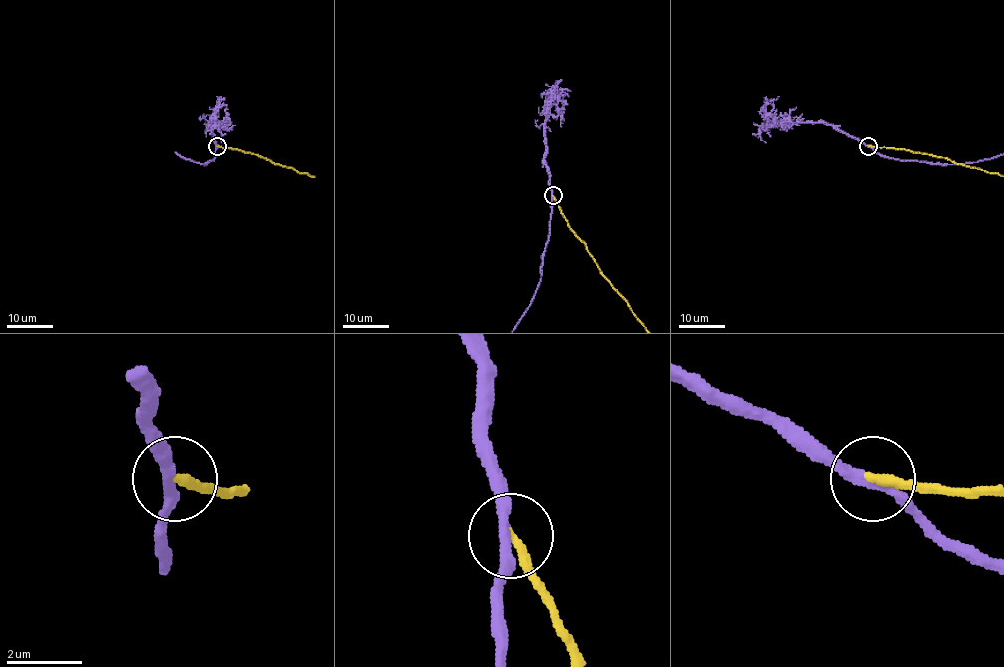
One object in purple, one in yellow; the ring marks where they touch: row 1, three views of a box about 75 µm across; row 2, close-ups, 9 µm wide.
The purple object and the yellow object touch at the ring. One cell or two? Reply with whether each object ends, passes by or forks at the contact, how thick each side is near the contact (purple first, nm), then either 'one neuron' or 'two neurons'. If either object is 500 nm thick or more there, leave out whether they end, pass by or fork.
purple passes by | yellow ends | 280/280 nm | one neuron

